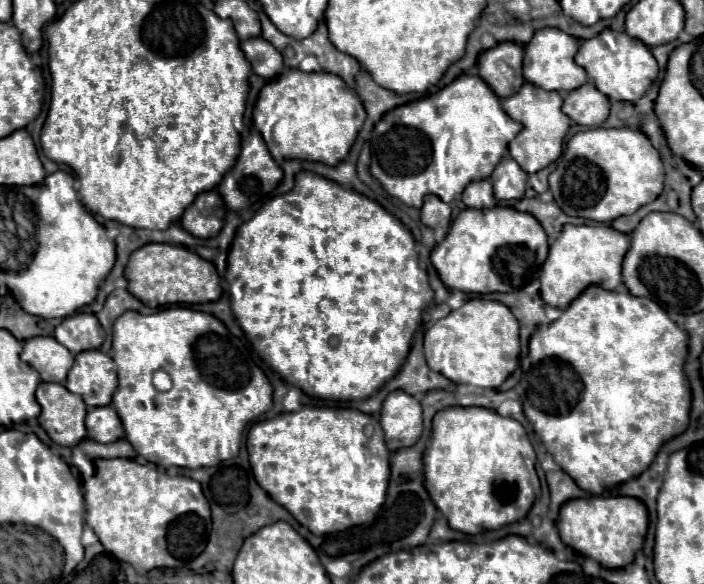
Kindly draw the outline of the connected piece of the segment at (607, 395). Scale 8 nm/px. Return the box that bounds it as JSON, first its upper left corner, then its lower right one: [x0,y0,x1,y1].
[524,288,688,494]

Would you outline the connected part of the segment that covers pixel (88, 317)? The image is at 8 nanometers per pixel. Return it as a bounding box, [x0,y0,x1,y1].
[54,312,104,354]

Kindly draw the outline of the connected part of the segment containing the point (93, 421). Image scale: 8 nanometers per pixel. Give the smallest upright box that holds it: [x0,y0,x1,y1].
[86,406,124,444]

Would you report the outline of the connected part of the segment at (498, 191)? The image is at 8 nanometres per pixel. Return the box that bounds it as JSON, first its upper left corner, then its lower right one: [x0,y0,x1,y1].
[490,156,528,200]

